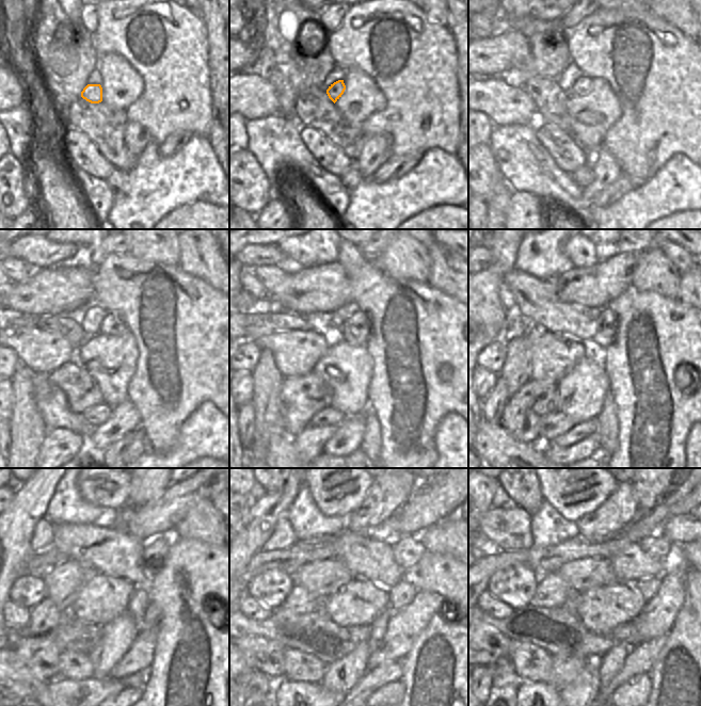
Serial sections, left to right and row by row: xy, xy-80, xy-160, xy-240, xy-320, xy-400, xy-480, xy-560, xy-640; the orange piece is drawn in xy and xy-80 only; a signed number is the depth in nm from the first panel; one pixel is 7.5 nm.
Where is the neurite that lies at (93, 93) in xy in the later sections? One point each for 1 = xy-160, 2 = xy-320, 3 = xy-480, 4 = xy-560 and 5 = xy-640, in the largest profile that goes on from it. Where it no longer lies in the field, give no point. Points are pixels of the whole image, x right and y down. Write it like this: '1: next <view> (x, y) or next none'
1: next xy-160 (583, 86)
2: next xy-320 (355, 330)
3: next xy-480 (155, 550)
4: next xy-560 (408, 549)
5: next xy-640 (656, 545)

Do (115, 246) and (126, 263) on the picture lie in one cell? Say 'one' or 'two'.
two

